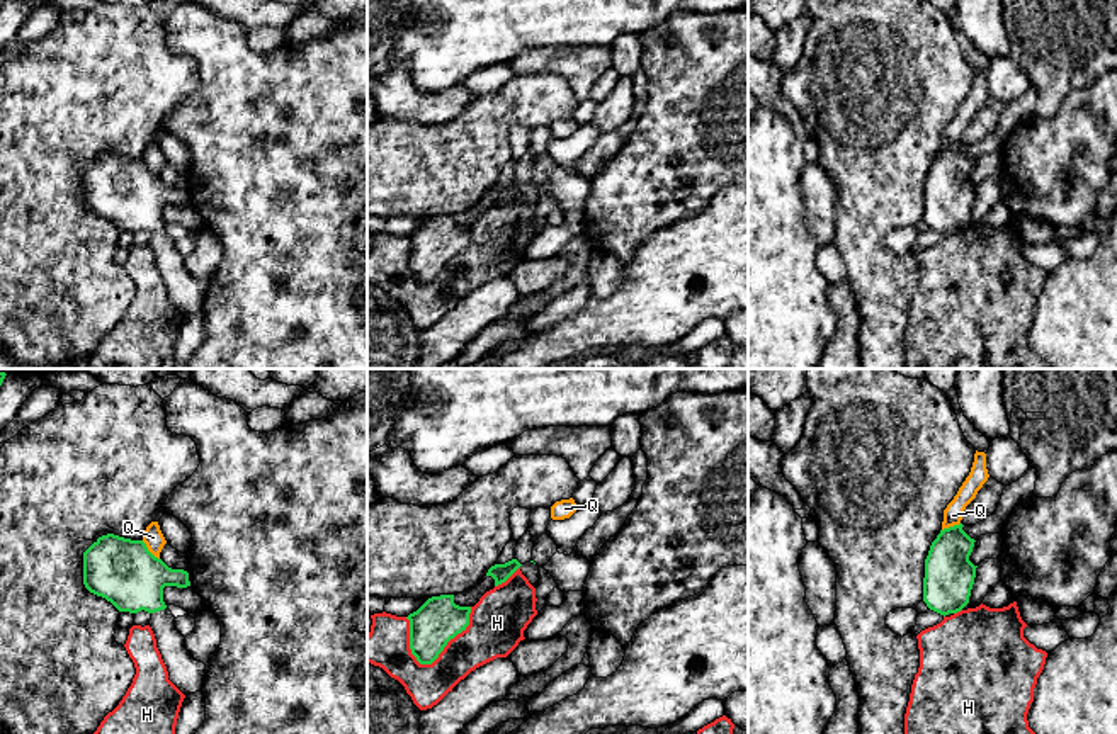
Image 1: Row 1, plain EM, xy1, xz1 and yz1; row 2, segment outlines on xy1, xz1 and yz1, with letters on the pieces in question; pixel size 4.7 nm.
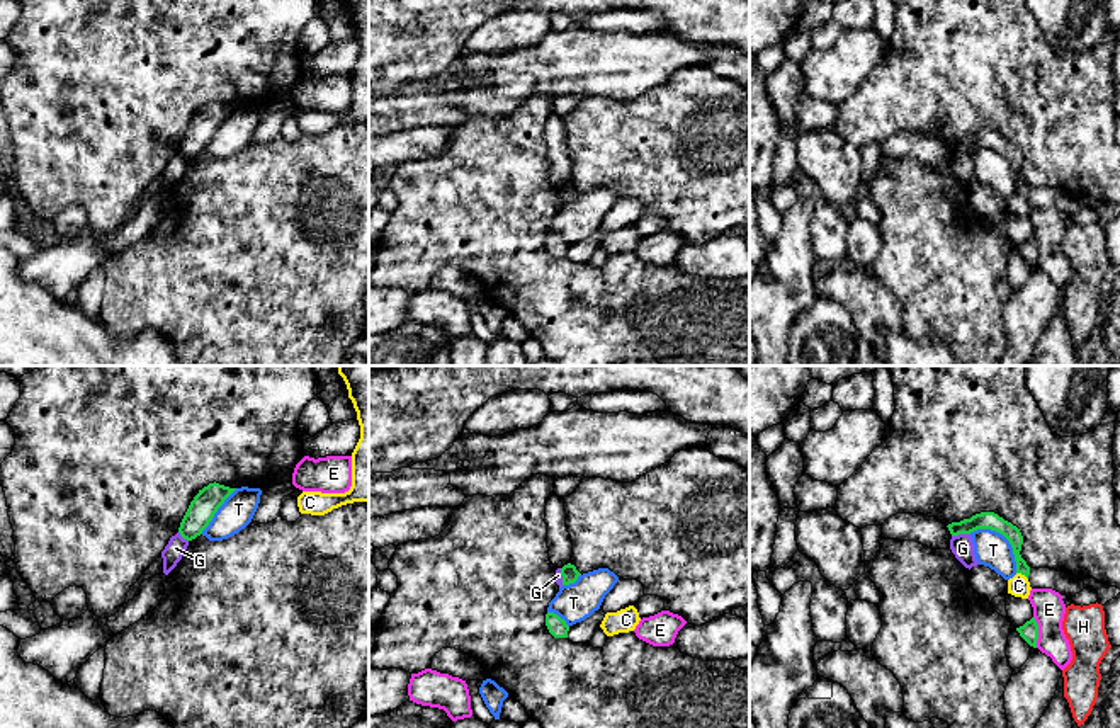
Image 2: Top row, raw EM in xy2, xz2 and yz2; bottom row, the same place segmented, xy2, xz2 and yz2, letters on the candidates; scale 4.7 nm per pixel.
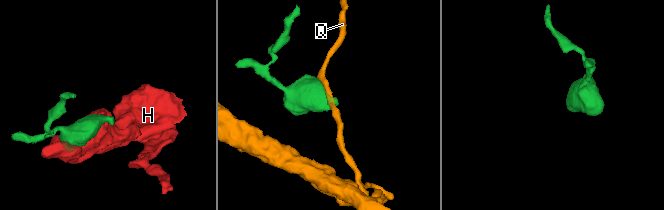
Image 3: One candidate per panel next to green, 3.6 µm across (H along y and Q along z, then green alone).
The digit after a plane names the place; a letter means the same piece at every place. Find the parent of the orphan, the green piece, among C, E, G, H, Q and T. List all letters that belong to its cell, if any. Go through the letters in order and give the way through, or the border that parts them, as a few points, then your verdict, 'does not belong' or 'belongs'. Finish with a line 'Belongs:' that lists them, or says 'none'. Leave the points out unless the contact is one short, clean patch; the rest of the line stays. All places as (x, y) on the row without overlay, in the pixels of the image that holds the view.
C: along yz2 (1017, 191), (1027, 198) | does not belong
E: along yz2 (1034, 235), (1037, 266) | does not belong
G: along yz2 (969, 152), (952, 155) | does not belong
H: does not belong
Q: does not belong
T: does not belong
Belongs: none

